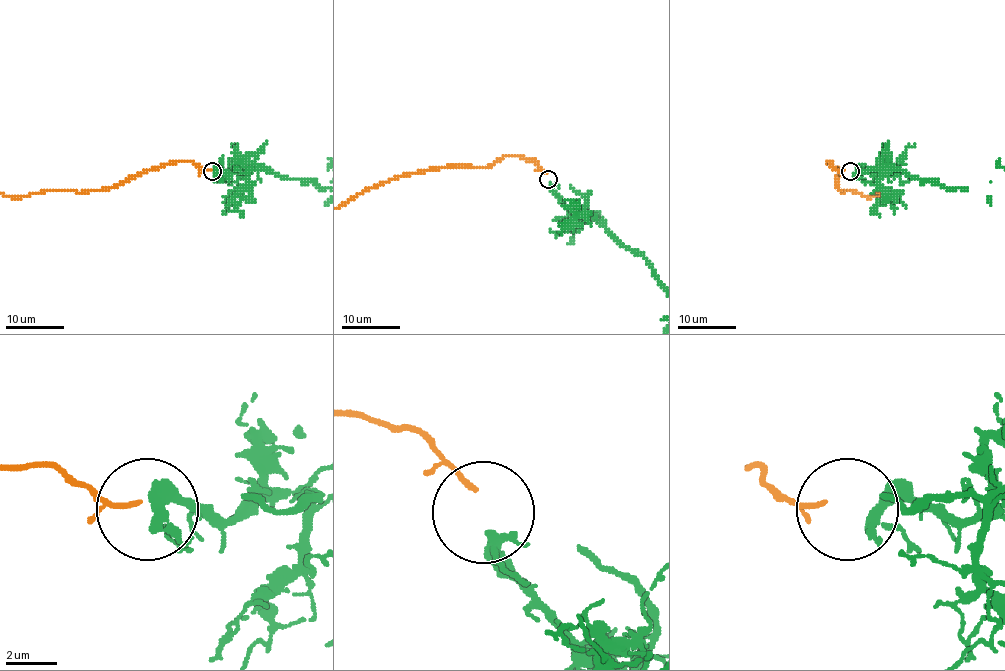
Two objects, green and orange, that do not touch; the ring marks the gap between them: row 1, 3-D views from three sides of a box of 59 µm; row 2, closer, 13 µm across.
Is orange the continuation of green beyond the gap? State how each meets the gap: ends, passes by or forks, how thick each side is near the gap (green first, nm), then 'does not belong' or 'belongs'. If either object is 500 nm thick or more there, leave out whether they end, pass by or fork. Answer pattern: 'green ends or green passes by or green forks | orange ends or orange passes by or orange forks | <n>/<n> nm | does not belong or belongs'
green forks | orange ends | 320/200 nm | belongs

